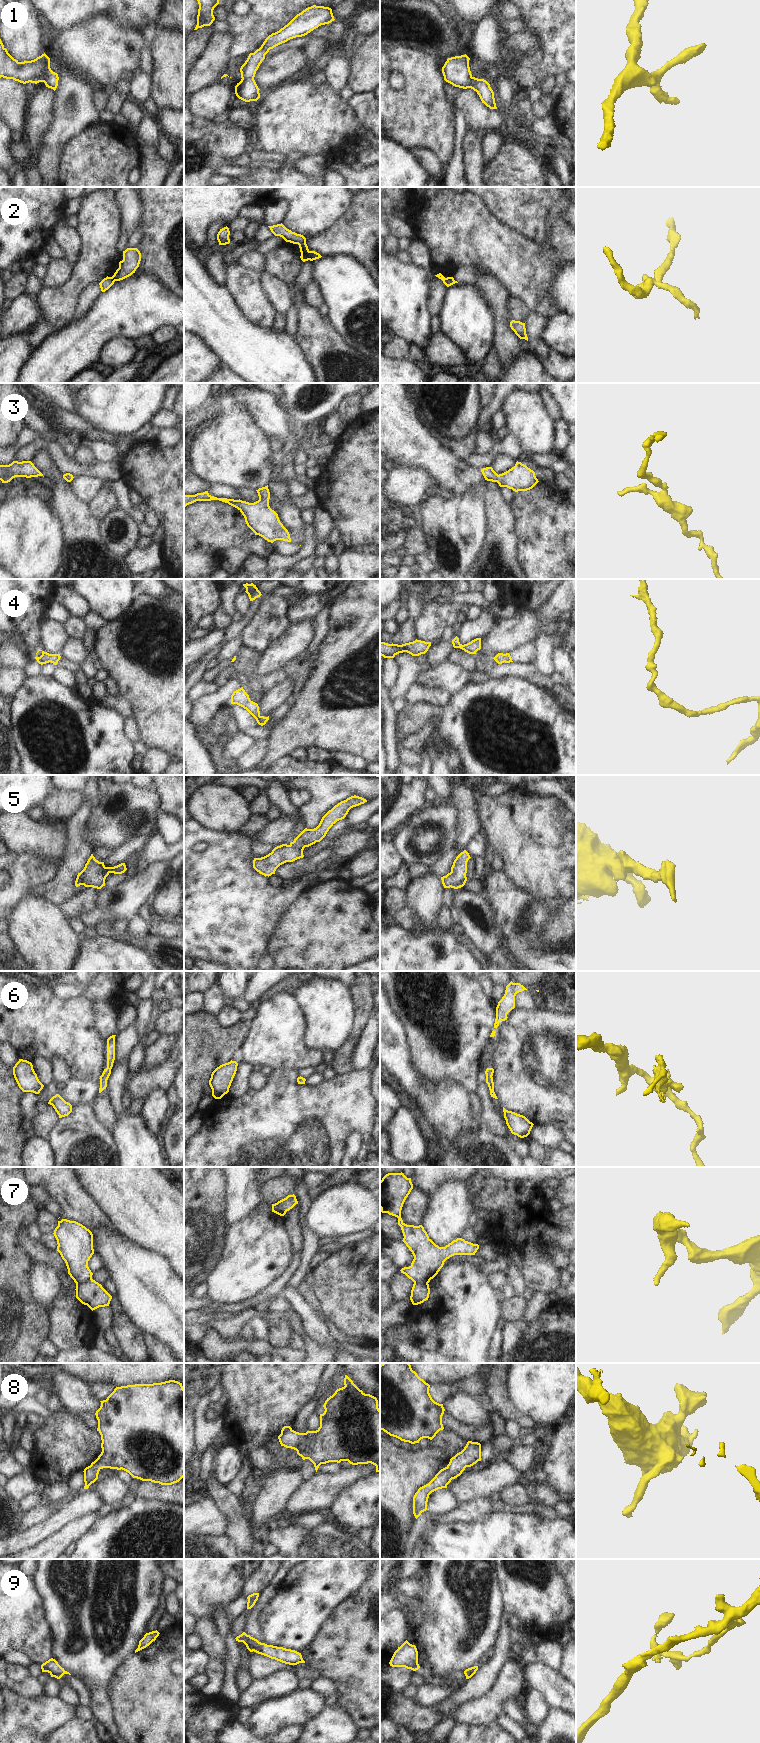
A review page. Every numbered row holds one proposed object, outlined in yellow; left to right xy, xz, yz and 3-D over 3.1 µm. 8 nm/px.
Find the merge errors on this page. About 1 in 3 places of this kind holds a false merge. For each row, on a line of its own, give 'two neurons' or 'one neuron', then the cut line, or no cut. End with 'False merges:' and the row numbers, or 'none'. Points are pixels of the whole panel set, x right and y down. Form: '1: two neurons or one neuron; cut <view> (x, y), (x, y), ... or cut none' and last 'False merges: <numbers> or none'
1: one neuron; cut none
2: two neurons; cut xz (309, 251), (308, 259)
3: one neuron; cut none
4: one neuron; cut none
5: one neuron; cut none
6: one neuron; cut none
7: two neurons; cut xy (91, 1278), (76, 1285)
8: one neuron; cut none
9: one neuron; cut none
False merges: 2, 7

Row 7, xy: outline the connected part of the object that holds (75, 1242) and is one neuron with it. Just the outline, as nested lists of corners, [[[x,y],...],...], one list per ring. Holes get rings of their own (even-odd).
[[[62,1219],[53,1234],[58,1244],[57,1251],[76,1285],[91,1280],[93,1273],[88,1261],[94,1254],[92,1232],[76,1221]]]

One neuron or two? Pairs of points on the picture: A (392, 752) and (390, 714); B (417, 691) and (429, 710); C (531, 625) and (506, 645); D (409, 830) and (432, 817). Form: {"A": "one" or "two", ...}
{"A": "one", "B": "two", "C": "one", "D": "one"}

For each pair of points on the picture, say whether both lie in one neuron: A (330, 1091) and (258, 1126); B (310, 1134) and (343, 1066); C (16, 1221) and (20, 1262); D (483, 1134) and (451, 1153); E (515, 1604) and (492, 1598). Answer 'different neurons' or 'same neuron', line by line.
A: same neuron
B: different neurons
C: same neuron
D: same neuron
E: different neurons

